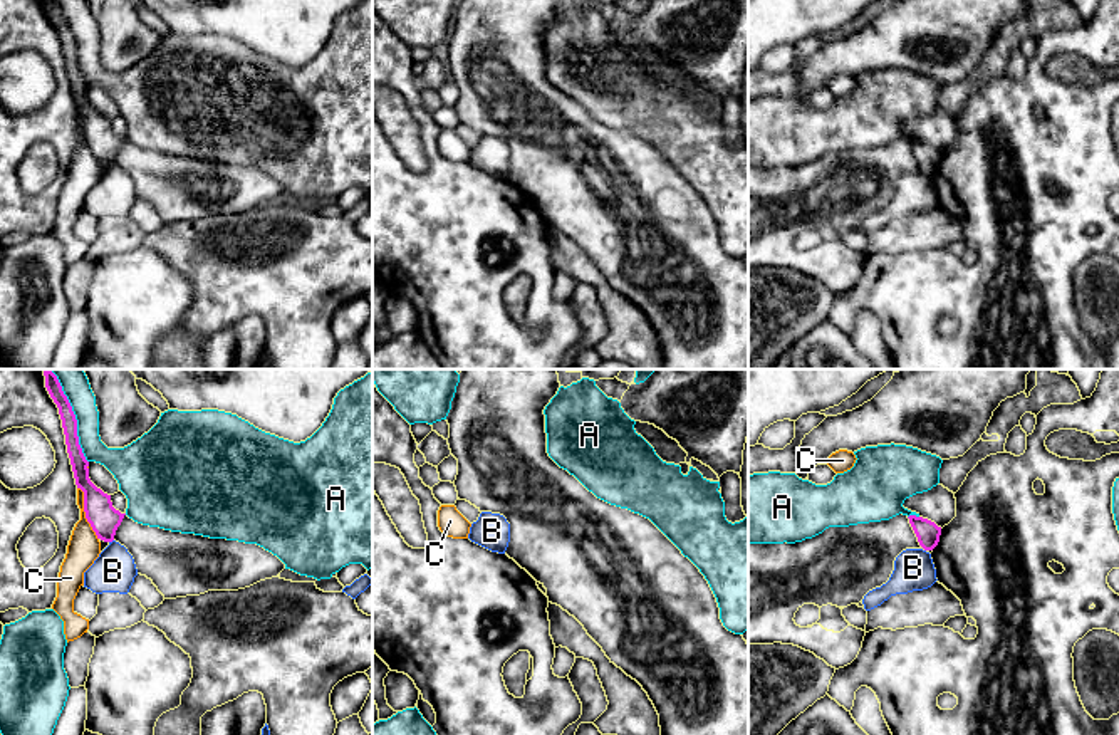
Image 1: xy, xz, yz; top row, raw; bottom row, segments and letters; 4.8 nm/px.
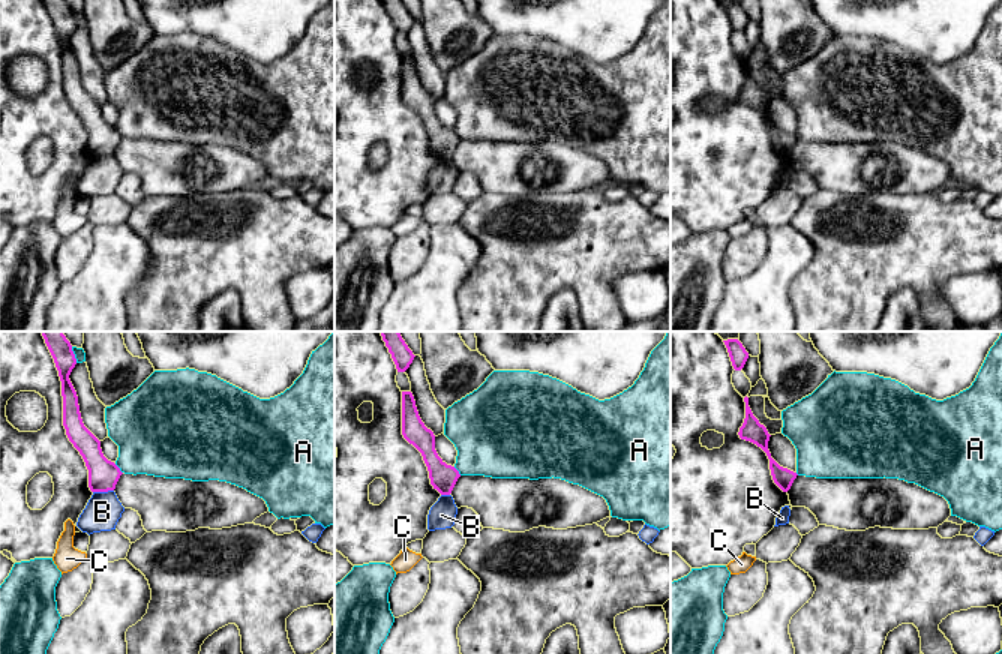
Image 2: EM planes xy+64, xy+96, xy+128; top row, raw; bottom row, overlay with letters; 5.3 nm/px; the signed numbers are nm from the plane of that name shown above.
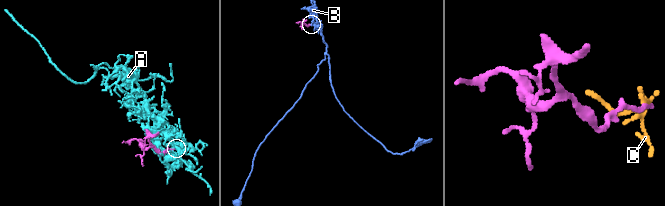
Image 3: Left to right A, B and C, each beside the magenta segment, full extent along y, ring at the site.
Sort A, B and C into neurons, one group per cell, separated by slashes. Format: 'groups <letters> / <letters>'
groups A / B / C

